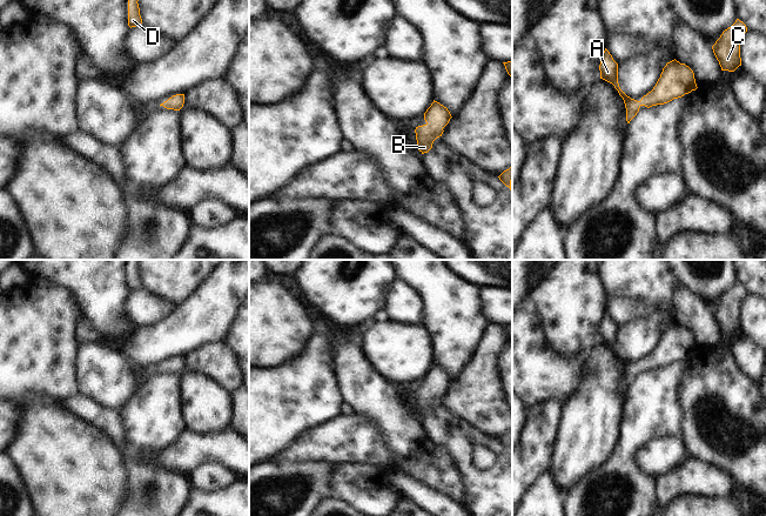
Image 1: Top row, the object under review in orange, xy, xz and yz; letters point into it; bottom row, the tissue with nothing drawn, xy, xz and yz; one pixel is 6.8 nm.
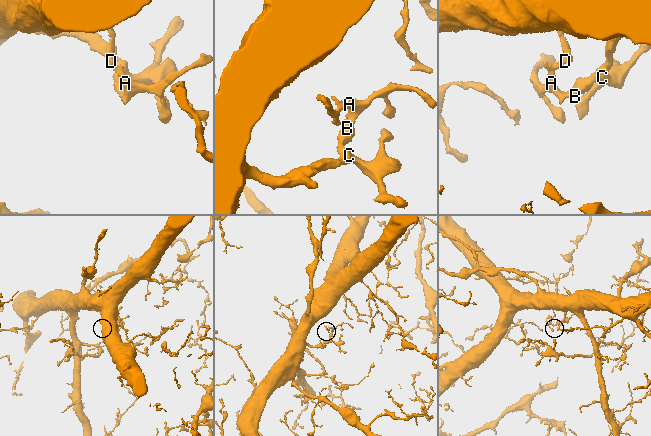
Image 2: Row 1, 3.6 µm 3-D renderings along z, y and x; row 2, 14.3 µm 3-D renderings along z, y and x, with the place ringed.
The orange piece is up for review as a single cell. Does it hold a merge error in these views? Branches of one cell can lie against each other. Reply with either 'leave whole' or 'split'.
leave whole

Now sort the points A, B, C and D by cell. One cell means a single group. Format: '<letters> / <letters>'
A B C D

